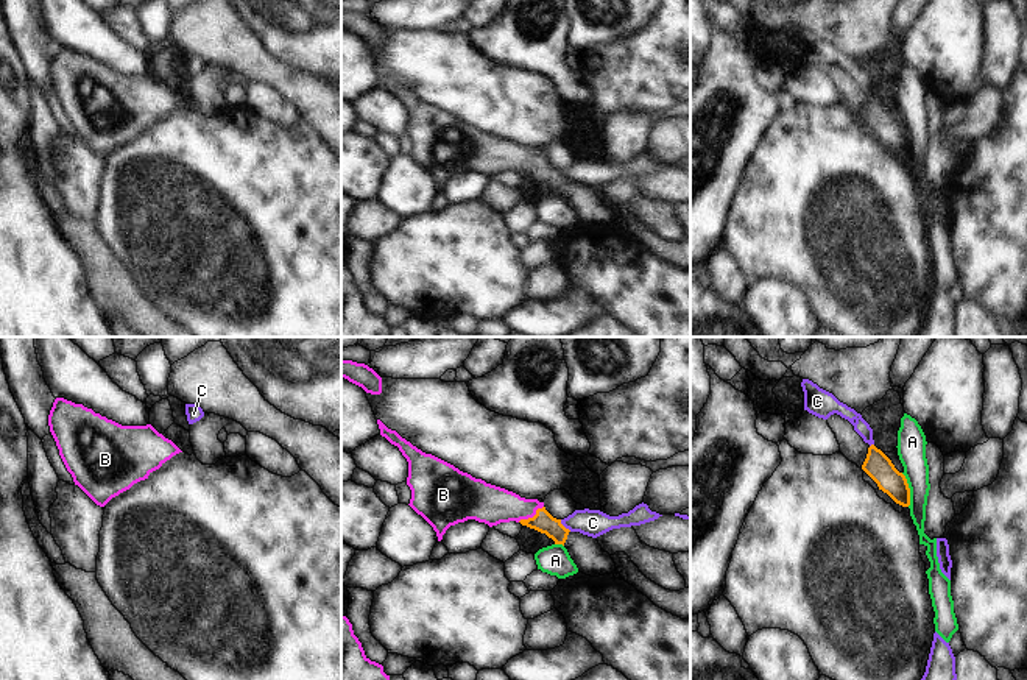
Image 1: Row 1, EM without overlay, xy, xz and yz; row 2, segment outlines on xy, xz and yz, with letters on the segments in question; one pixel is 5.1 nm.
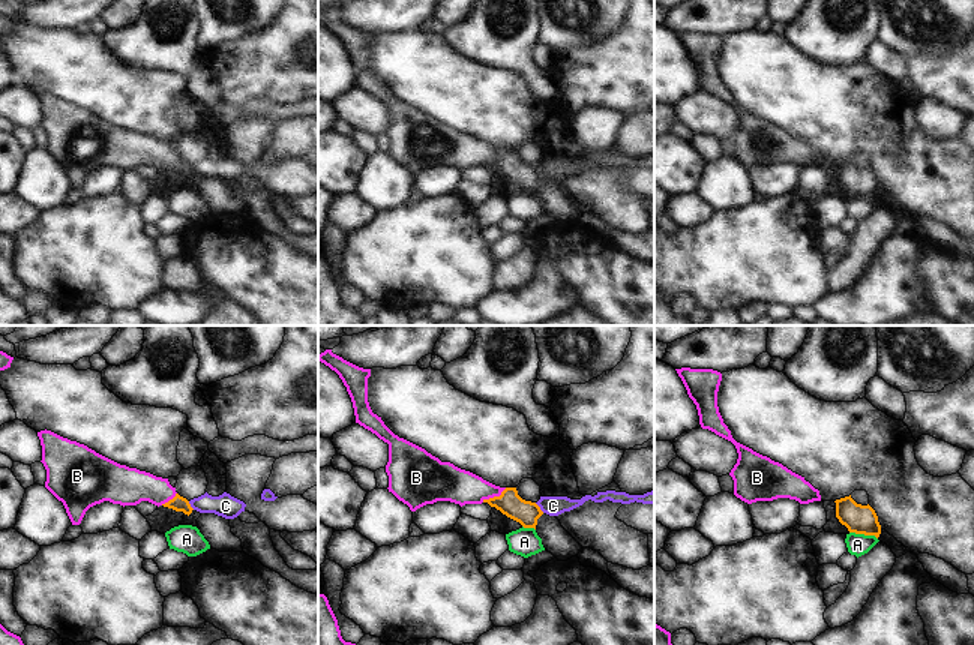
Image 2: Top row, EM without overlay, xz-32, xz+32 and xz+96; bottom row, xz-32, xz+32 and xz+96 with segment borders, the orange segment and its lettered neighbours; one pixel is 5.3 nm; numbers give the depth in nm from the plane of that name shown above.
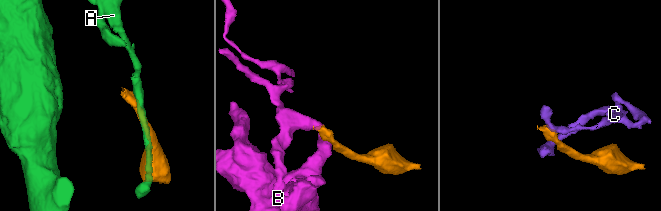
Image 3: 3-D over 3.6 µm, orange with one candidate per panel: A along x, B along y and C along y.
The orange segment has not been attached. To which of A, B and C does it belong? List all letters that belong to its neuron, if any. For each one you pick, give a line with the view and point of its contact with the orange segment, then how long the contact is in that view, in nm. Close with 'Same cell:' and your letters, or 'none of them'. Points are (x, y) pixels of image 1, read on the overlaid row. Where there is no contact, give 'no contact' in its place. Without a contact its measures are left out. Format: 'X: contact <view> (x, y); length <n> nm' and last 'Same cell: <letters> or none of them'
B: contact xz (530, 518); length 160 nm
Same cell: B

